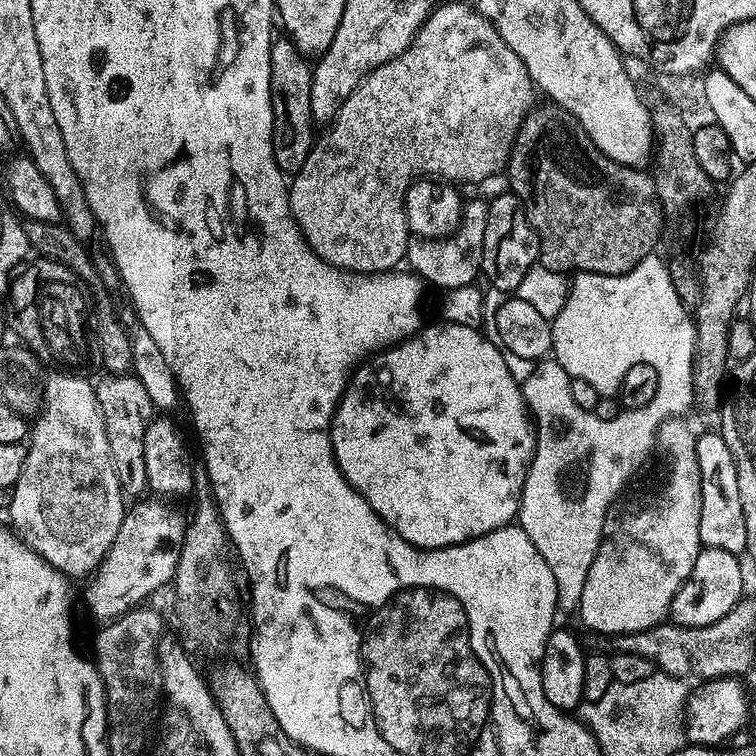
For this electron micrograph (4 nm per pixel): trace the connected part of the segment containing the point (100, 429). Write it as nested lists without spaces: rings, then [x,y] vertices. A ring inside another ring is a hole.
[[[67,371],[60,372],[57,376],[52,376],[43,381],[42,399],[38,404],[38,411],[30,424],[30,435],[26,440],[26,451],[24,453],[24,465],[22,466],[22,474],[18,474],[15,484],[10,489],[12,501],[8,504],[8,516],[12,519],[11,527],[17,536],[28,545],[32,551],[37,552],[47,564],[52,564],[61,570],[69,570],[68,568],[88,568],[94,570],[97,568],[104,555],[110,550],[111,543],[114,542],[115,535],[118,534],[120,525],[126,511],[126,497],[120,489],[118,482],[118,474],[114,470],[114,462],[110,458],[110,442],[106,438],[106,426],[104,425],[104,416],[100,413],[100,407],[96,401],[96,390],[91,383],[87,384],[83,380],[83,375],[69,374]]]

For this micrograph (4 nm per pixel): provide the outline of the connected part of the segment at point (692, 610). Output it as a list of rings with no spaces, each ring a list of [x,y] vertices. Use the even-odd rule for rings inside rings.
[[[701,547],[698,562],[690,570],[690,578],[678,590],[672,603],[671,619],[682,626],[701,628],[718,622],[735,604],[740,603],[744,592],[744,572],[740,569],[741,557],[734,552]]]

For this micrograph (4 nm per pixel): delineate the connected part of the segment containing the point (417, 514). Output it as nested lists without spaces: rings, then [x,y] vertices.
[[[447,322],[439,323],[432,325],[429,323],[421,327],[416,335],[369,355],[351,373],[350,379],[344,386],[344,393],[340,396],[340,403],[336,405],[336,412],[332,415],[330,425],[332,457],[340,467],[340,473],[348,480],[348,485],[362,498],[366,498],[366,502],[386,521],[392,531],[397,532],[402,539],[421,550],[465,544],[467,540],[473,540],[482,534],[490,534],[513,523],[520,510],[520,494],[524,478],[528,473],[528,464],[532,460],[532,451],[536,448],[534,424],[528,409],[524,407],[522,388],[510,374],[504,361],[504,352],[495,343],[492,345],[483,336],[480,328]]]

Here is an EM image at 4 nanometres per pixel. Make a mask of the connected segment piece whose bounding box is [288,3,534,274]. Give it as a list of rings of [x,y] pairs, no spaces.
[[[471,3],[468,4],[444,4],[433,7],[432,12],[426,18],[426,22],[416,31],[416,36],[410,42],[410,46],[406,50],[402,50],[402,54],[398,54],[398,58],[394,58],[390,62],[386,62],[382,66],[378,66],[378,70],[371,72],[369,76],[364,78],[364,81],[350,94],[350,98],[346,98],[346,102],[342,102],[342,106],[336,111],[335,116],[332,117],[328,128],[324,133],[317,135],[312,141],[312,149],[306,158],[306,162],[302,162],[302,166],[291,177],[288,185],[288,201],[290,202],[290,210],[292,217],[296,219],[296,225],[300,228],[300,233],[304,235],[304,243],[310,245],[312,252],[318,254],[318,258],[322,258],[326,263],[334,265],[336,268],[342,268],[345,272],[358,272],[361,274],[373,274],[376,272],[390,272],[397,267],[396,264],[405,259],[410,233],[408,230],[408,223],[406,222],[406,210],[404,209],[404,195],[406,190],[410,187],[413,180],[421,178],[439,178],[449,182],[461,182],[465,180],[468,184],[476,184],[479,180],[488,180],[496,171],[503,169],[508,163],[508,156],[512,152],[512,142],[516,139],[516,132],[520,129],[520,124],[524,121],[524,115],[527,114],[534,106],[534,99],[532,100],[532,92],[534,93],[534,85],[532,79],[528,77],[528,71],[516,54],[504,42],[498,34],[497,30],[480,12],[477,12]]]

